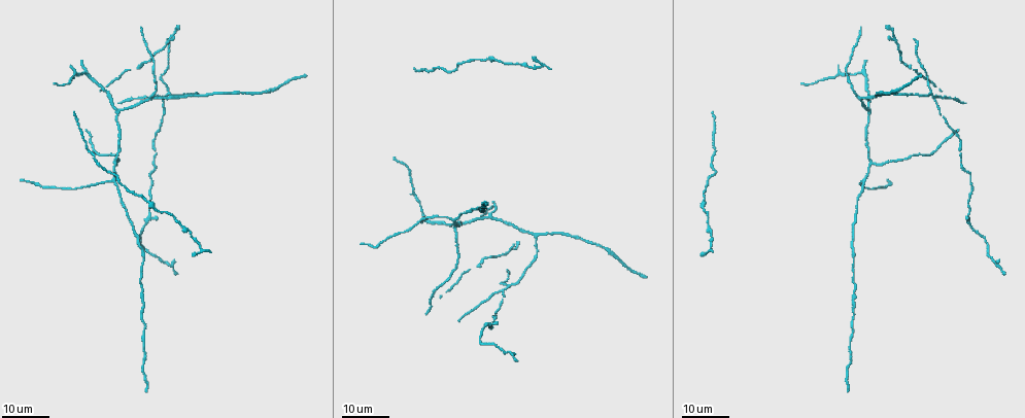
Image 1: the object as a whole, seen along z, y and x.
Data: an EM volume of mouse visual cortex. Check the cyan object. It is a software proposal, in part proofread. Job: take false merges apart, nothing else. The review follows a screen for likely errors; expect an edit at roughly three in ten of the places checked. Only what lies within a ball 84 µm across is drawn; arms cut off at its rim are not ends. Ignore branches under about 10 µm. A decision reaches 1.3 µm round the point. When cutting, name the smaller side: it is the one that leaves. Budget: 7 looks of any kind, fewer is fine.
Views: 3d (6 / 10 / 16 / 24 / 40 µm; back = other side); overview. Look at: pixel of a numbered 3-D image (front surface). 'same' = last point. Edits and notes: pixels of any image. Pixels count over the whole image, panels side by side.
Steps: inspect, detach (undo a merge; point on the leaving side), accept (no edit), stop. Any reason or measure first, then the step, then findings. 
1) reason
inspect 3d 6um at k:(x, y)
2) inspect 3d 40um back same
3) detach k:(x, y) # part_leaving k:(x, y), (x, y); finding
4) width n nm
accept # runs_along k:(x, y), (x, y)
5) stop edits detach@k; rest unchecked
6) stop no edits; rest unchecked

three arms meet
inspect 3d 16um at 1:(491, 214)

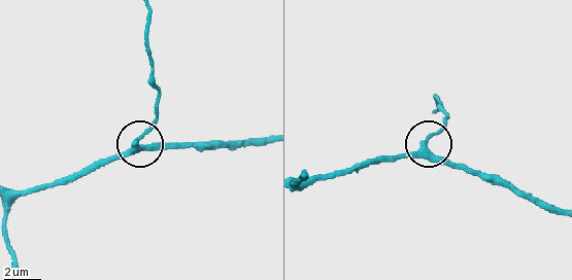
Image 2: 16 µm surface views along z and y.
inspect 3d 10um at 2:(426, 149)

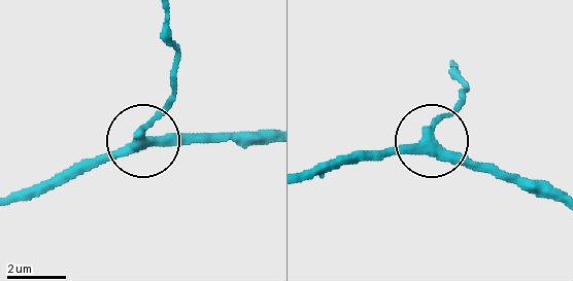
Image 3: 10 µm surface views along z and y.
width 320 nm
accept # runs_along 3:(309, 178), (413, 151), (462, 97); one neuron here

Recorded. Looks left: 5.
inspect 3d 24um at 1:(934, 97)

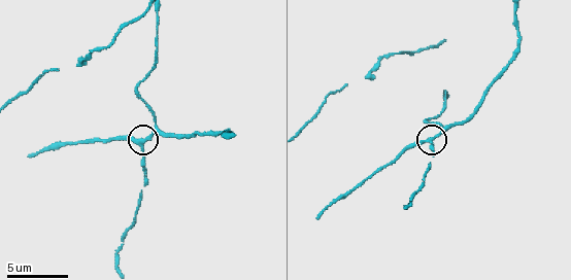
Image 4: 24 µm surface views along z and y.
inspect 3d 6um at 4:(430, 141)

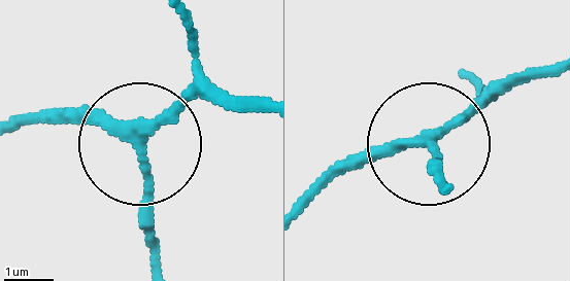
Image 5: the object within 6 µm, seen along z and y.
other side
inspect 3d 6um back at 5:(427, 139)

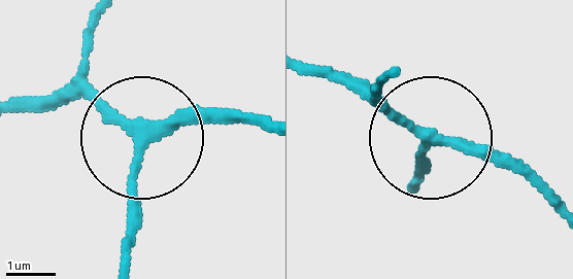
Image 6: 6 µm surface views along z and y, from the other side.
width 190 nm
accept # runs_along 6:(20, 101), (81, 101), (156, 138), (249, 117); one neuron here

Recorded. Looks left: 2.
branch point
inspect 3d 16um at 4:(229, 136)

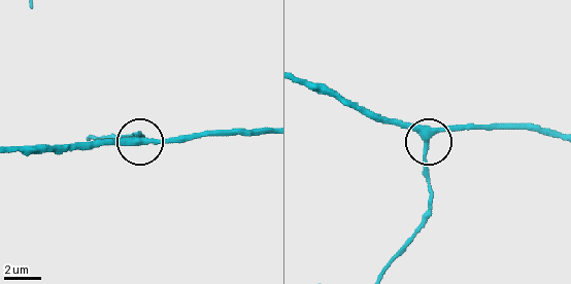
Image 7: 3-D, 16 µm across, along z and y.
arms 3
accept # runs_along 7:(305, 80), (411, 123), (430, 137), (470, 128); all the same neuron

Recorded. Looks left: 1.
stop no edits; rest unchecked

